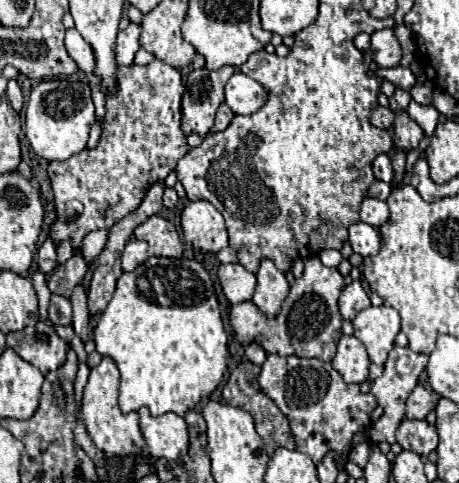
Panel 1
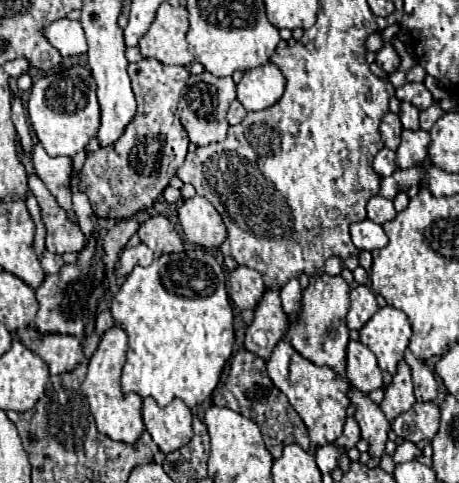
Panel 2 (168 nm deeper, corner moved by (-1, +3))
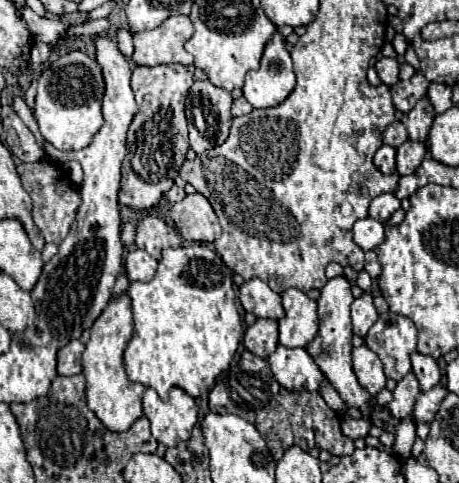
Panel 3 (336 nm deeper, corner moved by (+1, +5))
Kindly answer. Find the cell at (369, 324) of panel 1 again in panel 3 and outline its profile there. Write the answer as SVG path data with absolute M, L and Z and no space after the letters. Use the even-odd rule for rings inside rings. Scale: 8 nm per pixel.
M381 313L365 337L365 345L379 355L385 375L399 381L411 371L409 355L415 351L417 327L397 313Z

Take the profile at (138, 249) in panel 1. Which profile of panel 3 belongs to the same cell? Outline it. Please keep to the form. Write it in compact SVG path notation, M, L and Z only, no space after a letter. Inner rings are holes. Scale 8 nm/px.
M145 249L127 251L125 271L131 281L149 281L157 271L157 261Z

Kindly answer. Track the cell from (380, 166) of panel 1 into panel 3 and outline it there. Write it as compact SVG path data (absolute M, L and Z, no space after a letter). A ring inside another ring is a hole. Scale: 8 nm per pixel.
M381 145L375 153L375 167L383 173L383 175L391 175L395 173L395 149L389 145Z

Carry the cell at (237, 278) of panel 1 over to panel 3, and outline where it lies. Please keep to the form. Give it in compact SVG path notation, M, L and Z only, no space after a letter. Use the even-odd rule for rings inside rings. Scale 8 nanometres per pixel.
M253 277L239 287L239 301L245 311L251 311L255 317L283 317L281 295L275 293L265 281Z

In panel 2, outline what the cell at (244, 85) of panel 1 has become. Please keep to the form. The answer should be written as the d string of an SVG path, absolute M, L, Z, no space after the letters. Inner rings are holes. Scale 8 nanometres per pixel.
M275 63L245 71L237 85L237 99L247 111L261 111L275 105L285 91L285 77Z

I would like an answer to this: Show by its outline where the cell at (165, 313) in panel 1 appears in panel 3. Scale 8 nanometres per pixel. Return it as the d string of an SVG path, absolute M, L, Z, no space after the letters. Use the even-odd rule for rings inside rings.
M205 243L165 249L155 277L151 281L131 281L127 295L131 299L135 319L135 331L123 357L129 381L155 389L161 399L167 399L169 389L173 387L181 387L191 397L199 397L209 391L217 375L229 367L243 337L241 319L235 307L233 273L223 259Z

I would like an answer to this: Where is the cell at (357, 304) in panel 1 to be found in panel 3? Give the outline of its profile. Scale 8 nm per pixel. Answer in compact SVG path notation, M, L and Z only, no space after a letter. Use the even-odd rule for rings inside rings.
M363 293L357 297L351 305L351 319L353 319L353 333L359 337L365 337L371 325L377 321L377 309L373 305L373 297L369 293Z

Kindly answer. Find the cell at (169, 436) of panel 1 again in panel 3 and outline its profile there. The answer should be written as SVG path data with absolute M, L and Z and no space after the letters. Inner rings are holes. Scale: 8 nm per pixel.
M173 387L169 401L161 401L153 389L143 395L143 413L151 423L153 437L165 447L175 447L187 441L193 425L197 423L197 405L183 389Z

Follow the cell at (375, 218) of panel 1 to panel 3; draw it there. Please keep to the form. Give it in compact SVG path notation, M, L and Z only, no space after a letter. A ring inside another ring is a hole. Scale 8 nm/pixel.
M383 193L383 195L377 195L371 205L369 205L369 217L385 223L389 221L389 217L401 207L401 203L395 199L393 193Z

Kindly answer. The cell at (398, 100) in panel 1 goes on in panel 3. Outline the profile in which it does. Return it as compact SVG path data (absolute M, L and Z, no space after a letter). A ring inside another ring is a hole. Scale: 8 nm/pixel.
M421 99L409 113L403 115L403 125L409 131L409 139L415 141L425 141L427 133L433 123L433 109L427 99Z

